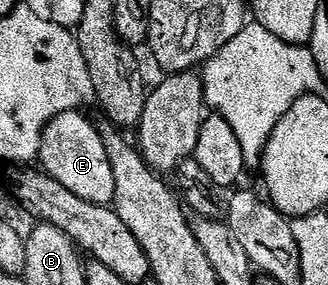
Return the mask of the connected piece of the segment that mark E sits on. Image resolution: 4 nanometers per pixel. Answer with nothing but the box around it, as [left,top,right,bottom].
[39,110,115,207]

